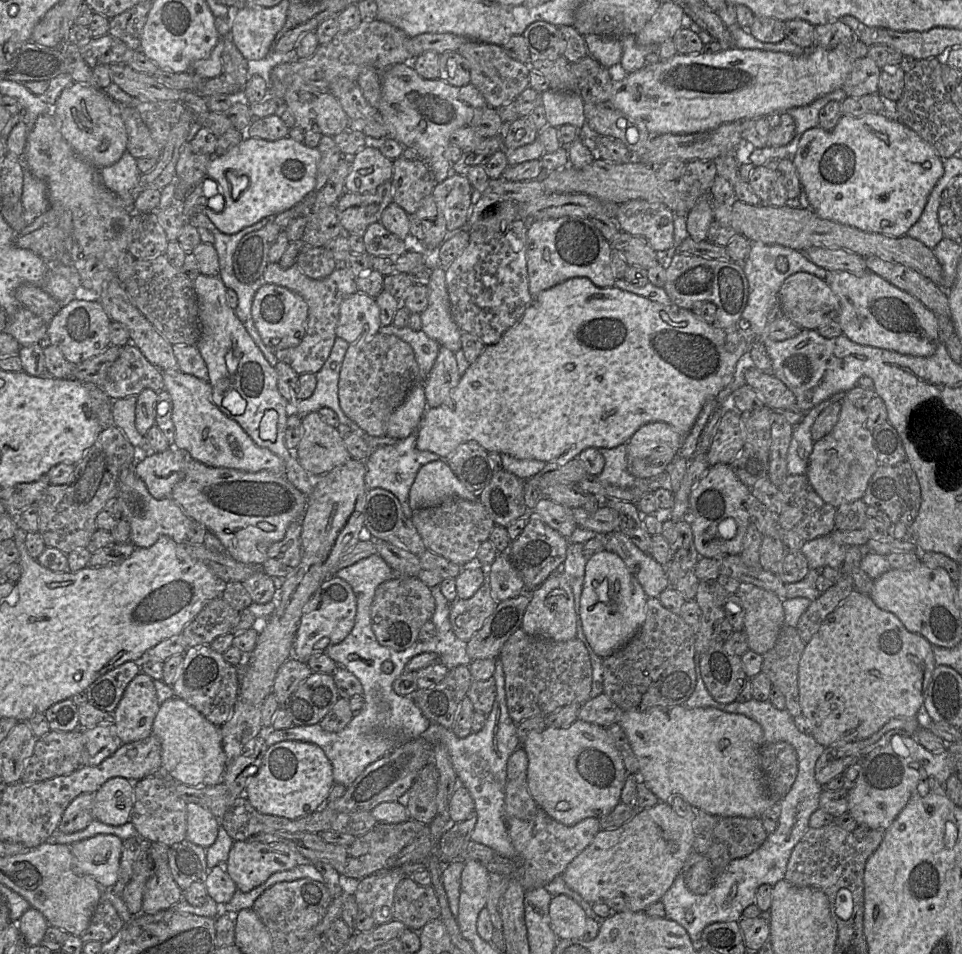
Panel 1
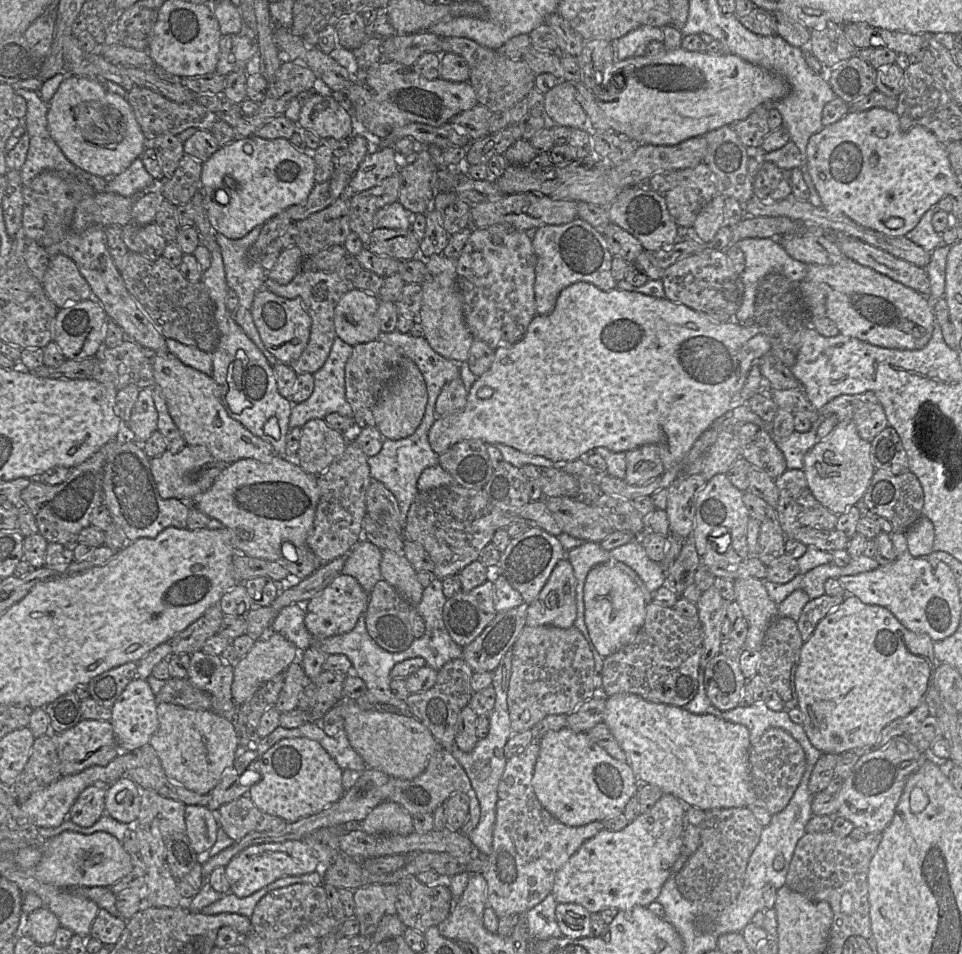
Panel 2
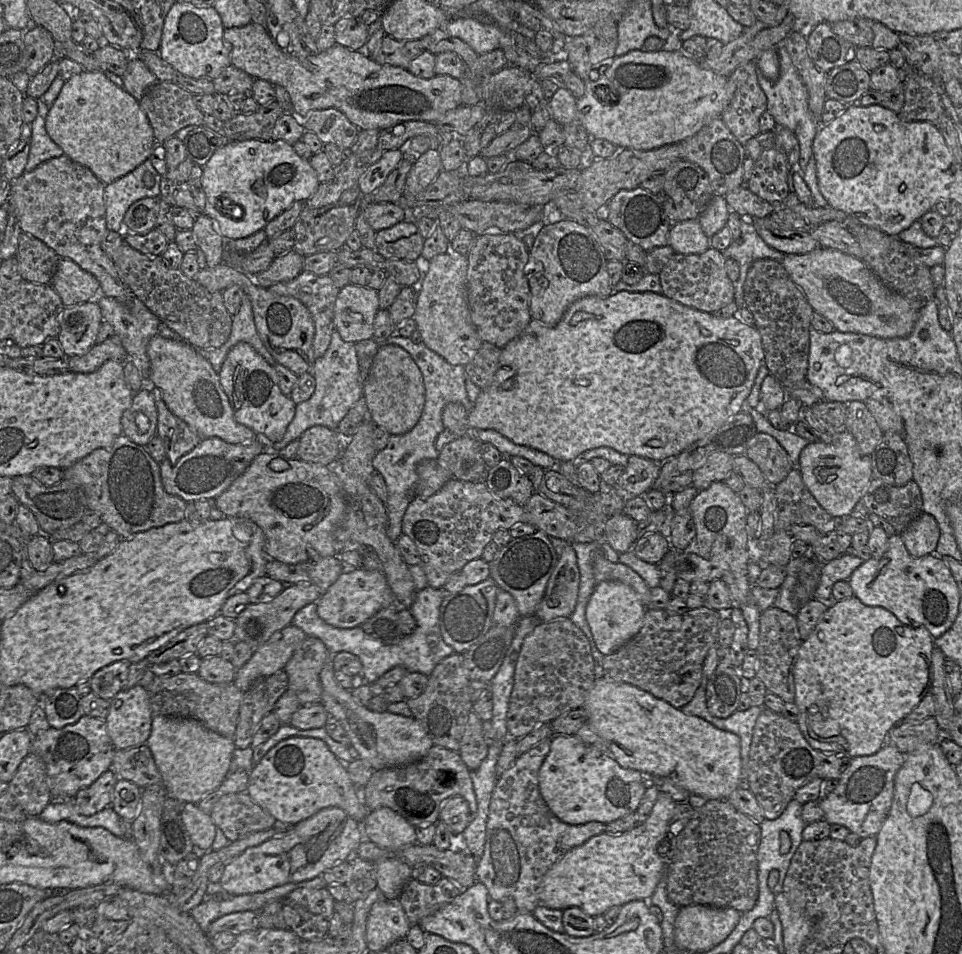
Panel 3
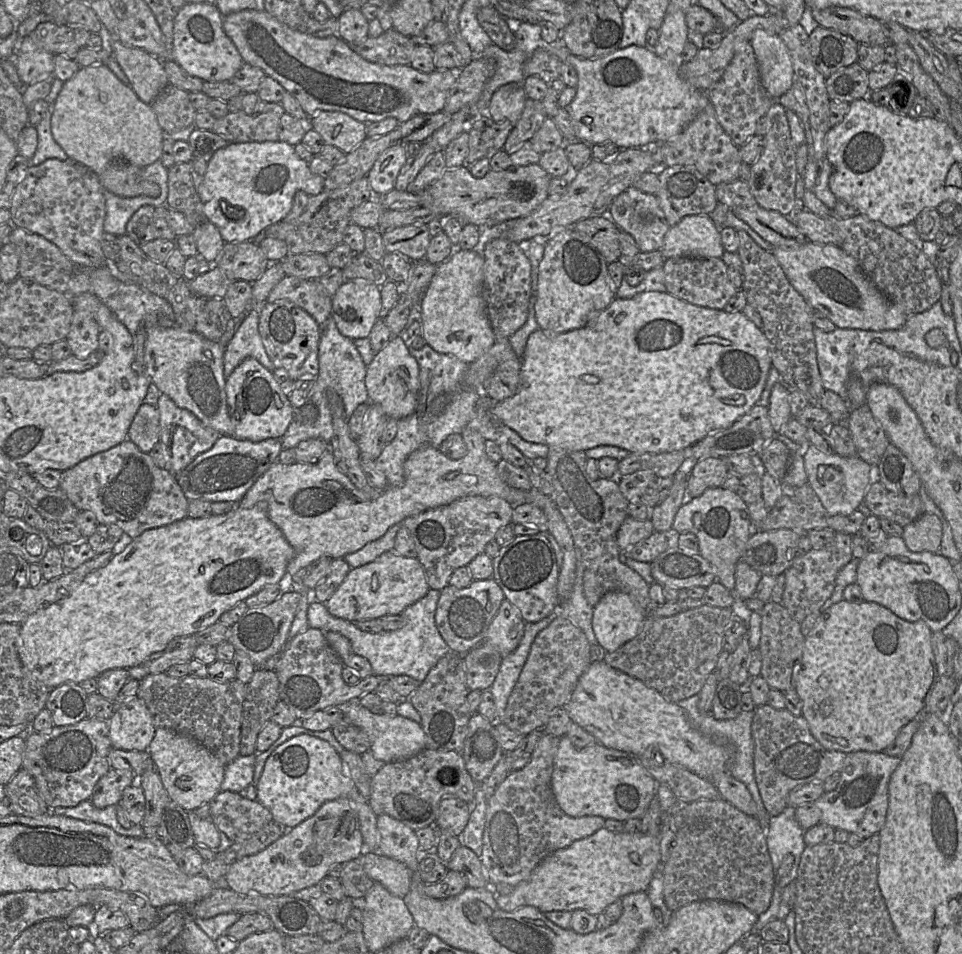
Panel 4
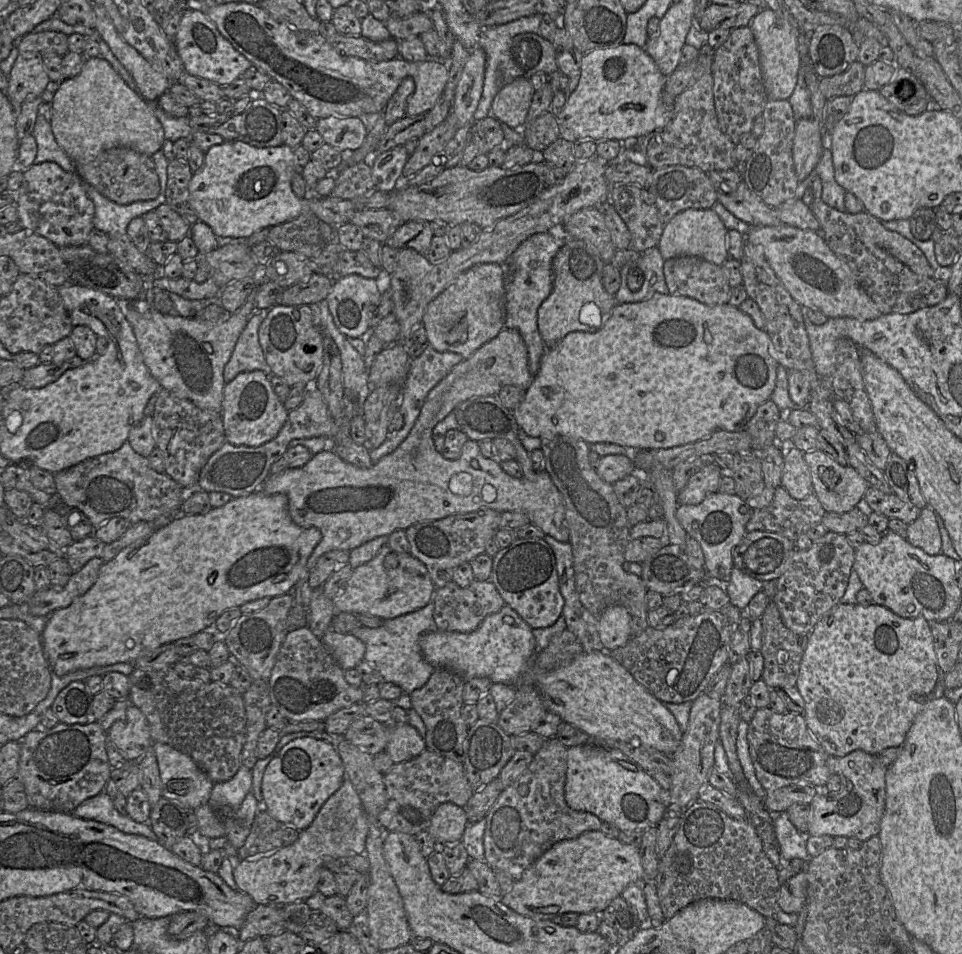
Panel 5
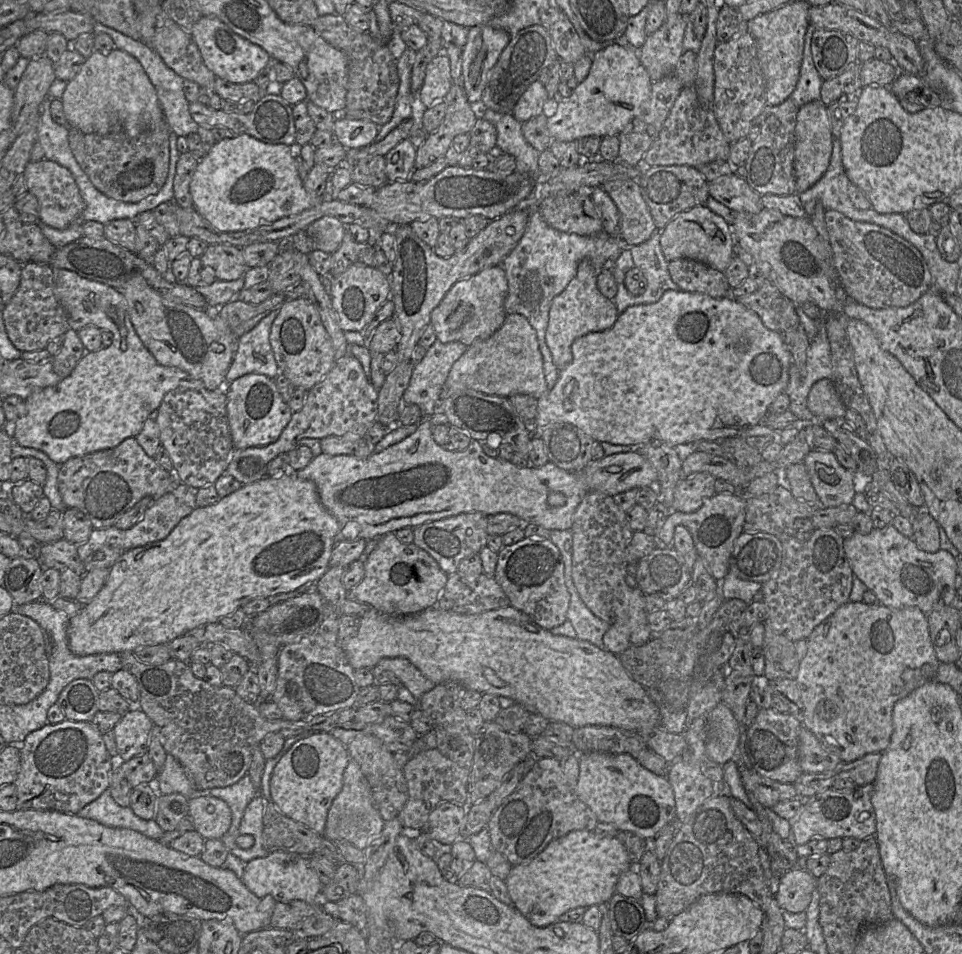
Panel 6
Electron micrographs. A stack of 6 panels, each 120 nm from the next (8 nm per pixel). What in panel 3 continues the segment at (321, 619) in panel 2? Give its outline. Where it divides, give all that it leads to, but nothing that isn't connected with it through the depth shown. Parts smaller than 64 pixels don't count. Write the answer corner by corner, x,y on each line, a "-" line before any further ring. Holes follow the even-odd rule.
347,568
316,602
318,616
336,628
354,628
362,625
381,609
396,604
395,596
381,569

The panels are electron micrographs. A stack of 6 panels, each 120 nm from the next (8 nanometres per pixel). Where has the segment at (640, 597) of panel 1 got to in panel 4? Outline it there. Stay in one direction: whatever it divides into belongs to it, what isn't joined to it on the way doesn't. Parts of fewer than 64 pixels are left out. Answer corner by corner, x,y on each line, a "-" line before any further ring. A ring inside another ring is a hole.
610,591
594,606
592,627
609,653
637,636
646,616
628,594

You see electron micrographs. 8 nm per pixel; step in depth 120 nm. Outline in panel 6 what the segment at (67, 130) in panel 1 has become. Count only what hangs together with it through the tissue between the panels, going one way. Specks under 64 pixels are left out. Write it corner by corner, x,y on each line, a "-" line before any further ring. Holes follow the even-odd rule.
118,49
109,53
96,51
86,59
78,74
67,83
60,100
69,127
86,134
122,131
136,137
165,120
156,90
142,65

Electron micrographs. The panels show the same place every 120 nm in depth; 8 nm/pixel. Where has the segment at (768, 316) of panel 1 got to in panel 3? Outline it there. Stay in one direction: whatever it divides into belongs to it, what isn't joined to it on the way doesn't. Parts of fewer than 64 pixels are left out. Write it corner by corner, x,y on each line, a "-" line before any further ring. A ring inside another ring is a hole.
741,217
741,238
734,240
722,253
726,259
734,259
739,265
739,278
735,282
734,302
738,309
744,308
743,286
752,263
759,259
772,259
782,262
782,252
770,247
759,236
752,220

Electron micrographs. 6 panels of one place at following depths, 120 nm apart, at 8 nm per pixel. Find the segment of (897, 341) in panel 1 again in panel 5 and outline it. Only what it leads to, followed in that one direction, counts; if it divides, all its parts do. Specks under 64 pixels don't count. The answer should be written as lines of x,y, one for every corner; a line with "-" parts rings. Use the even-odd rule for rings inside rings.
784,224
754,226
745,237
763,248
766,260
791,297
801,307
819,311
827,318
850,317
873,320
882,313
859,286
848,266
827,246
820,232

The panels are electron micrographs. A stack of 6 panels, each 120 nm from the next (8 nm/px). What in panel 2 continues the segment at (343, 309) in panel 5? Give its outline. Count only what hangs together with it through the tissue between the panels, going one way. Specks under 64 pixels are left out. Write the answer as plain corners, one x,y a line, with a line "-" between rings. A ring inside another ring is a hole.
351,287
334,311
336,335
352,347
378,338
380,334
377,295

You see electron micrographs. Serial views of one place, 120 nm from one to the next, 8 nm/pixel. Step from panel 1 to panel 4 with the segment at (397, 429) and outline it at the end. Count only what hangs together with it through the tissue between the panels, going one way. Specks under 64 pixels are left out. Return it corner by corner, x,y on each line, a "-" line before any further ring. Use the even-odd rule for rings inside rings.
404,334
394,336
375,354
367,366
365,386
369,402
379,405
388,418
400,420
416,411
420,389
419,365
409,352

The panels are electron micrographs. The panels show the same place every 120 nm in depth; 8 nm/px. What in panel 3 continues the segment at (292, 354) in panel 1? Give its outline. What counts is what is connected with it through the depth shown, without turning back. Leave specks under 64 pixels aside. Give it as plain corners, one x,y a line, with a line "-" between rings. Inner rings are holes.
302,271
296,278
273,284
267,289
279,296
294,297
306,306
315,327
314,358
322,357
335,330
334,306
340,291
331,277

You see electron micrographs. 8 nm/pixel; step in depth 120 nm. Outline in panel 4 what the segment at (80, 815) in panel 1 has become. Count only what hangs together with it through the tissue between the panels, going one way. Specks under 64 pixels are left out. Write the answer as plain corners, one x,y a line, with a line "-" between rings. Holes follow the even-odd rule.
110,769
95,785
90,801
100,809
118,805
125,788
136,781
137,778
131,771

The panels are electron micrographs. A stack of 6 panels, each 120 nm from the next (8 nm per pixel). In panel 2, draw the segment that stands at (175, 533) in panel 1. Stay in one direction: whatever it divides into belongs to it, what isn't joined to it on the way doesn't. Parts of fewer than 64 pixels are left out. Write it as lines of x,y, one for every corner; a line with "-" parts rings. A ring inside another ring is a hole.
129,441
107,458
103,472
104,503
115,524
124,531
127,543
139,538
155,538
167,527
187,527
189,502
177,498
163,499
156,488
150,470
150,459
142,446

